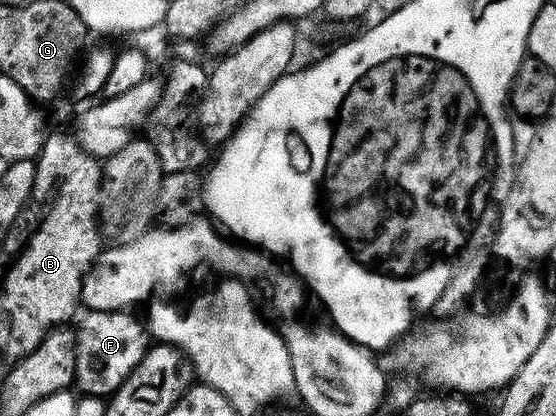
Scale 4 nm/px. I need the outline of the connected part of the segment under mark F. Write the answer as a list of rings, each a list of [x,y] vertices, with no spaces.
[[[94,309],[79,326],[77,338],[77,360],[75,361],[75,369],[77,377],[75,380],[76,386],[81,386],[80,389],[84,394],[95,395],[98,397],[108,397],[113,392],[119,389],[119,385],[123,385],[123,381],[135,369],[135,365],[139,365],[139,361],[145,356],[145,352],[151,346],[151,335],[147,330],[146,324],[141,323],[133,316],[134,312],[129,309],[120,311],[103,311]]]

